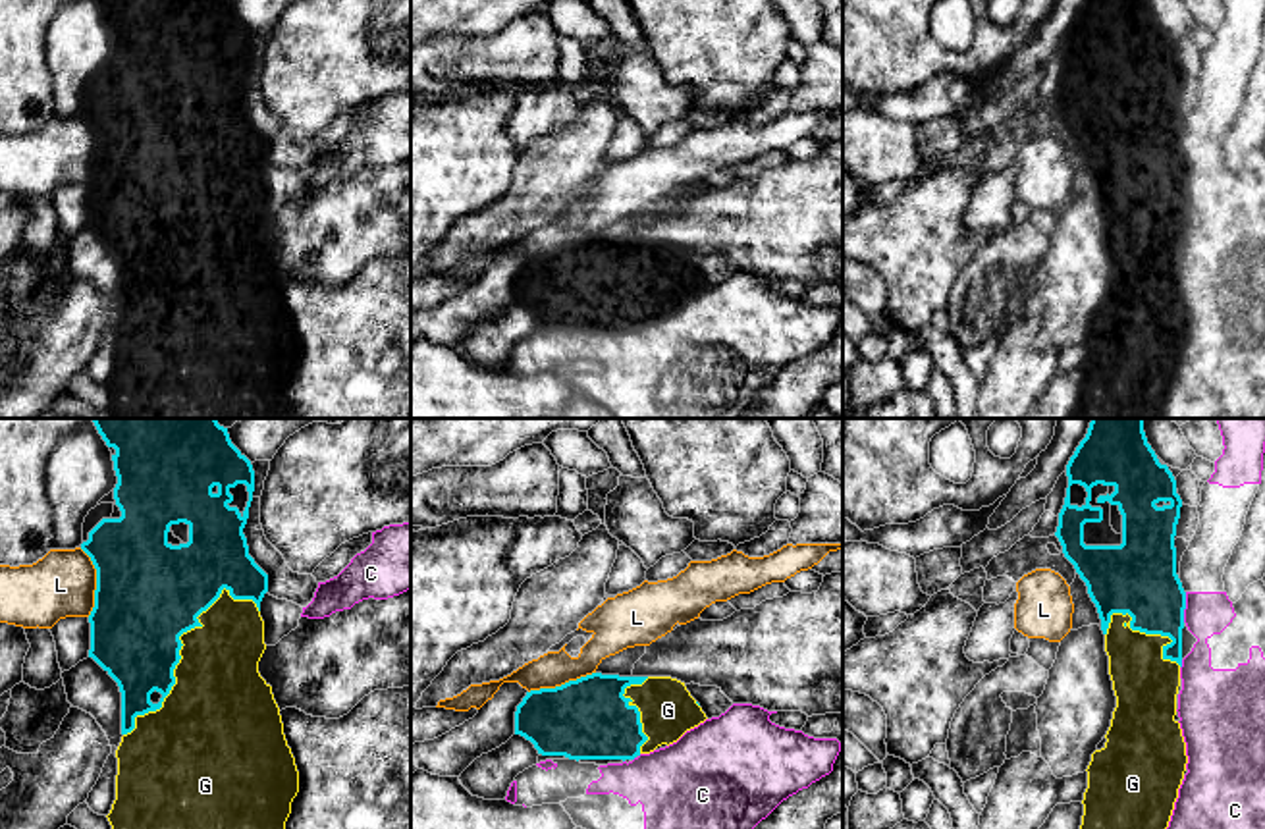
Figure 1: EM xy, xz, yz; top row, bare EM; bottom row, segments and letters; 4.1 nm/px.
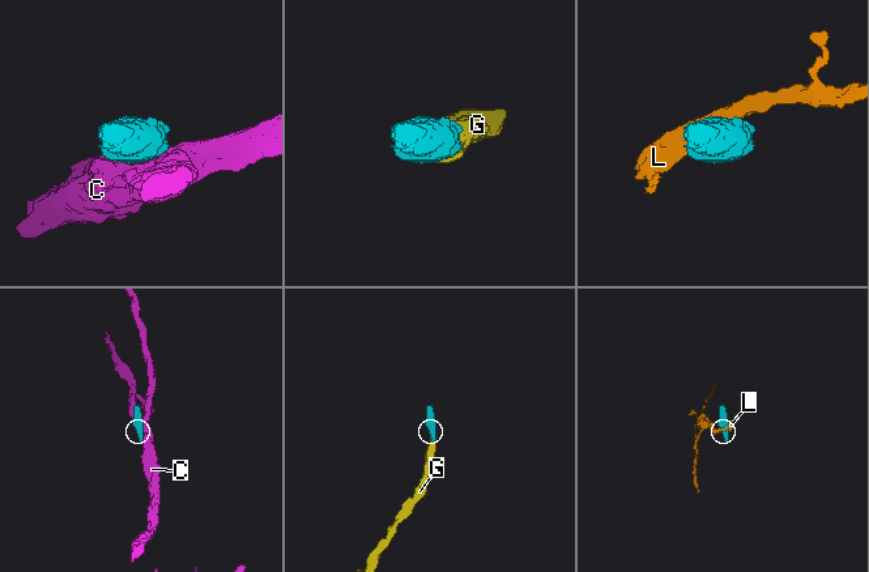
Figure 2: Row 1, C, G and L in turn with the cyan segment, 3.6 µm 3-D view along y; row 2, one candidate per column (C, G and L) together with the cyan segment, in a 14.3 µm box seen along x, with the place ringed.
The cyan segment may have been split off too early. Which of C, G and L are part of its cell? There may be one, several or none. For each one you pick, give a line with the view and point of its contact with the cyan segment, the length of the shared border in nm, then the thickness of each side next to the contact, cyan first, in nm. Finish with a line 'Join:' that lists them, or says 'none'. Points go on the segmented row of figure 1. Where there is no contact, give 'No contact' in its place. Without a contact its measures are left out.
G: Touches cyan at xy (178, 654). Shared border 800 nm. Thickness 400 nm (cyan) against 380 nm
Join: G

